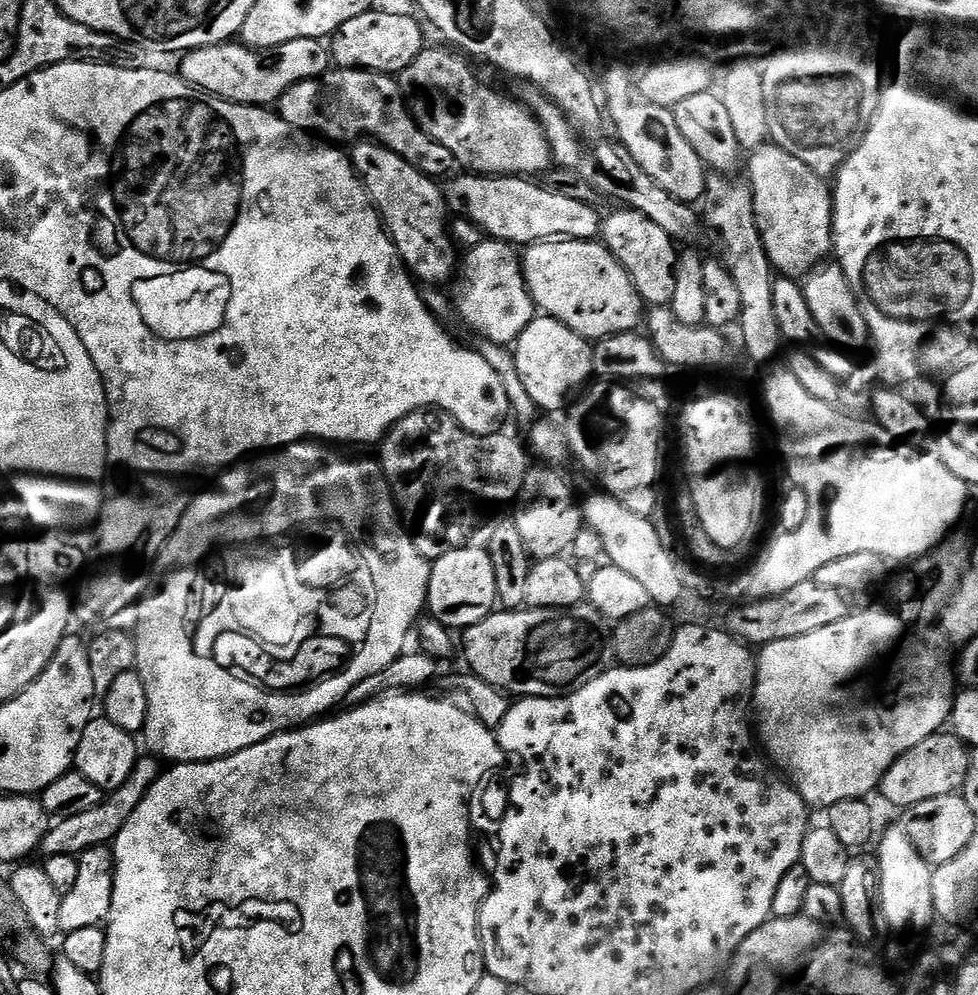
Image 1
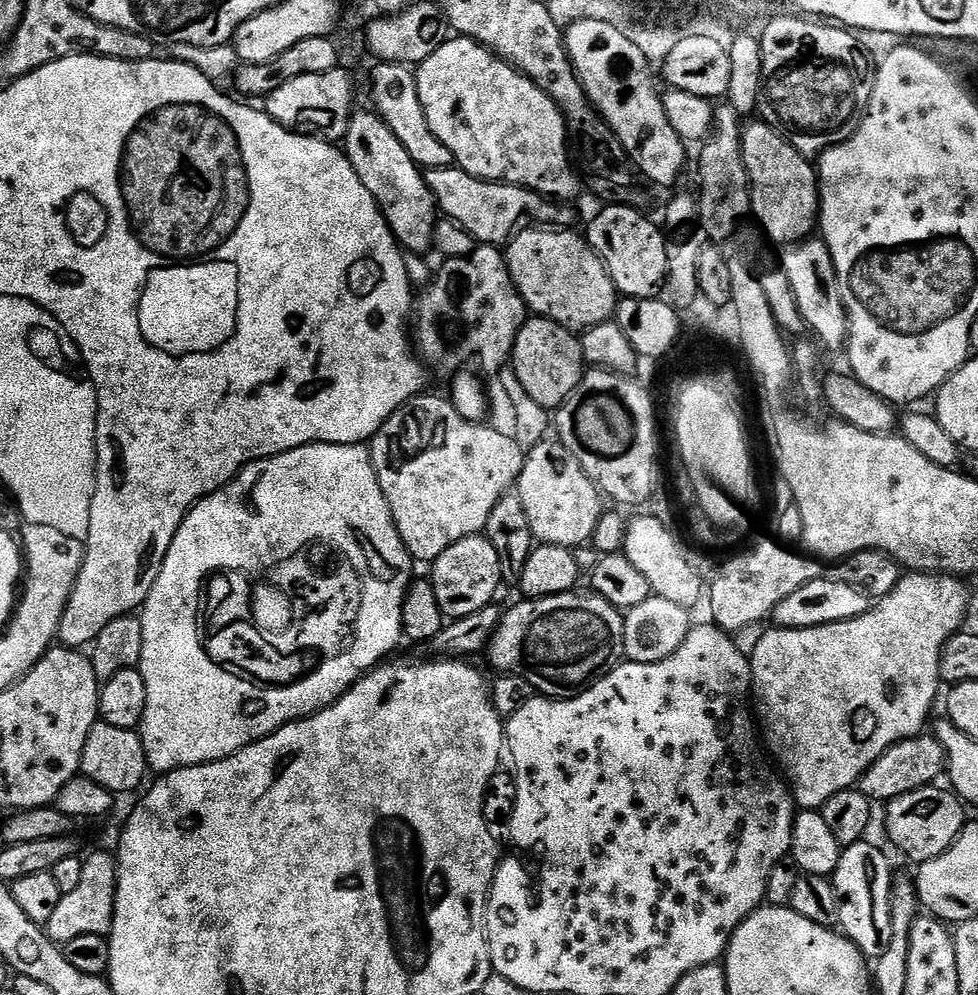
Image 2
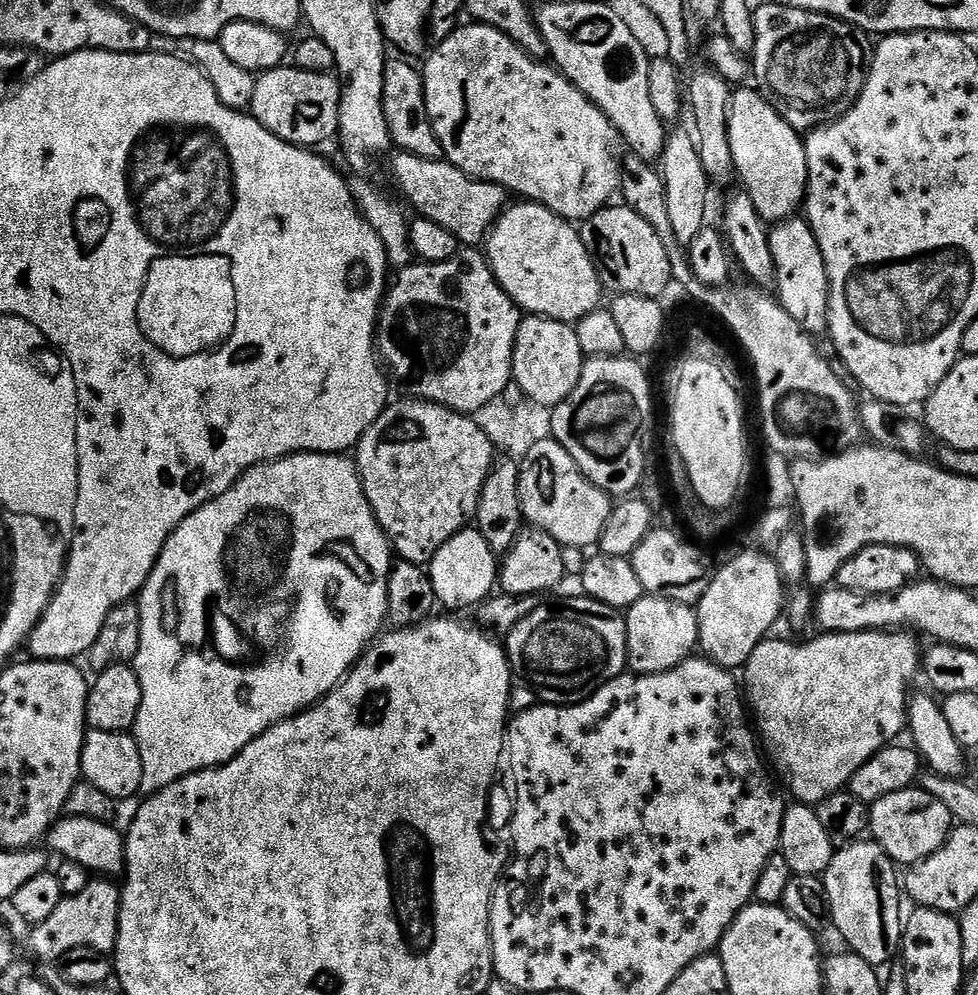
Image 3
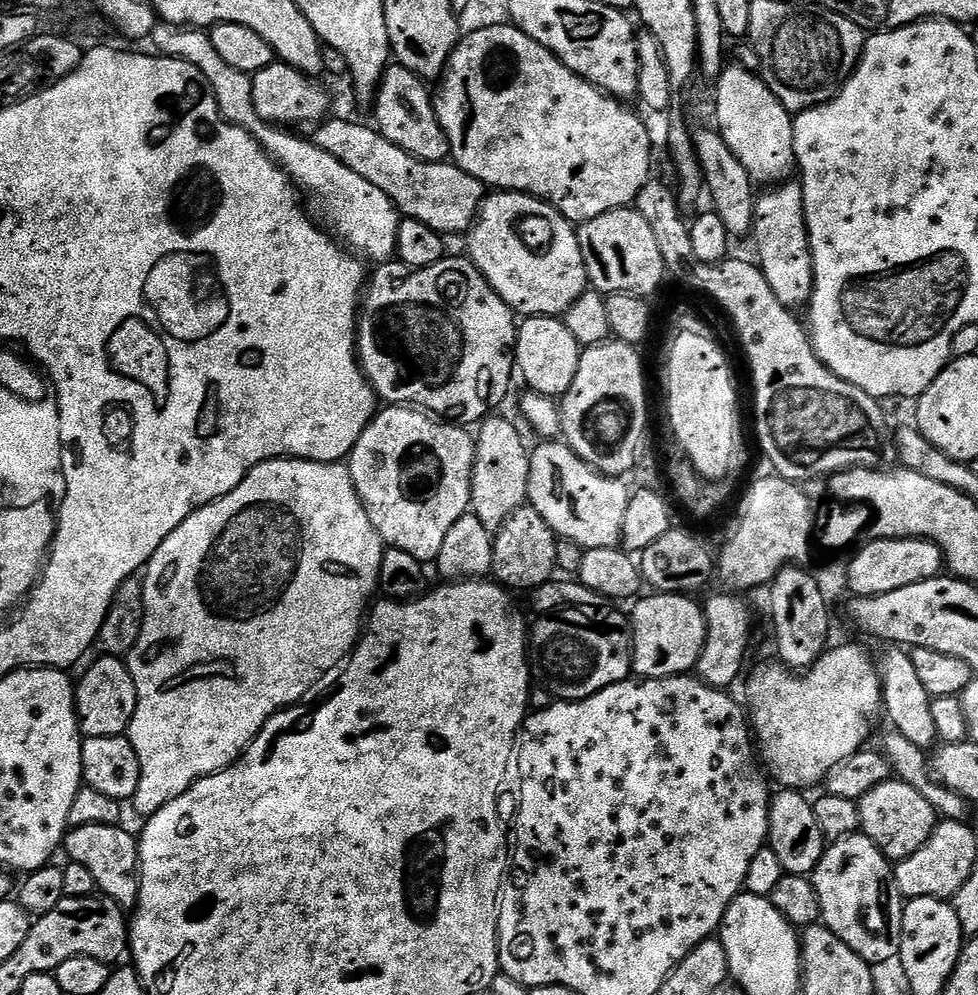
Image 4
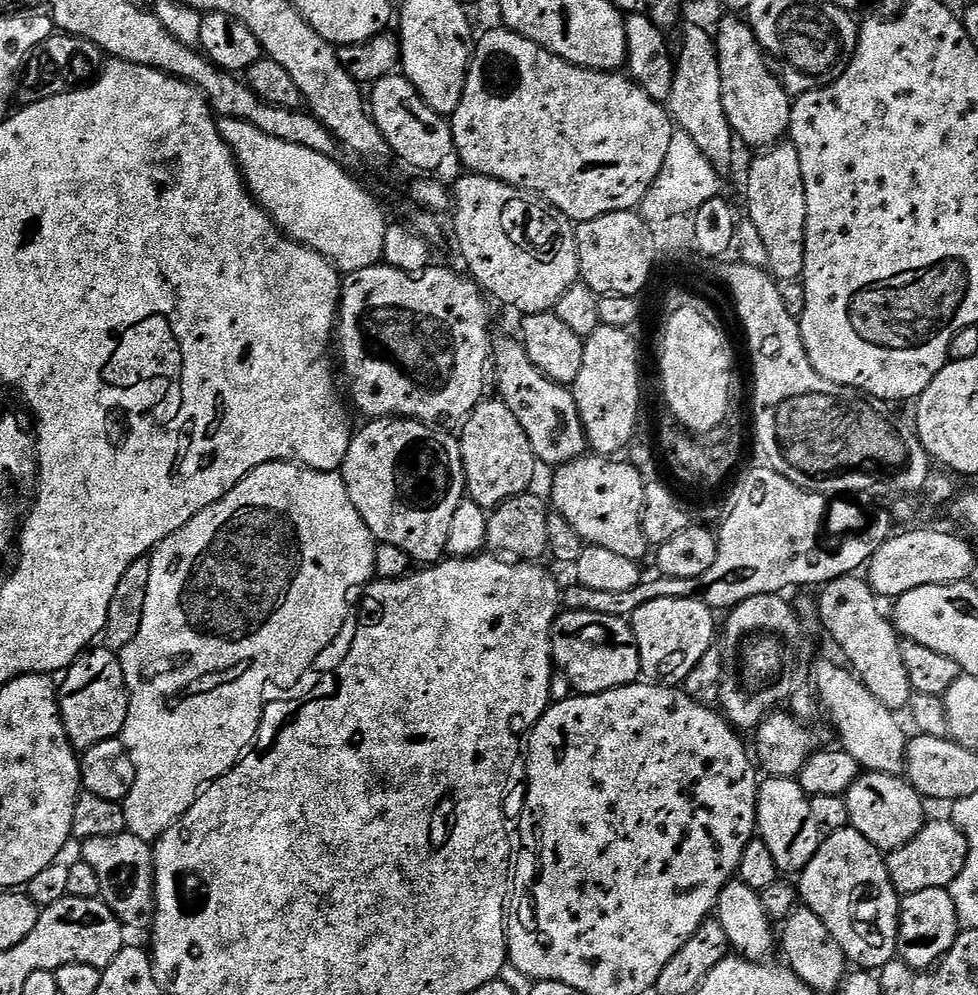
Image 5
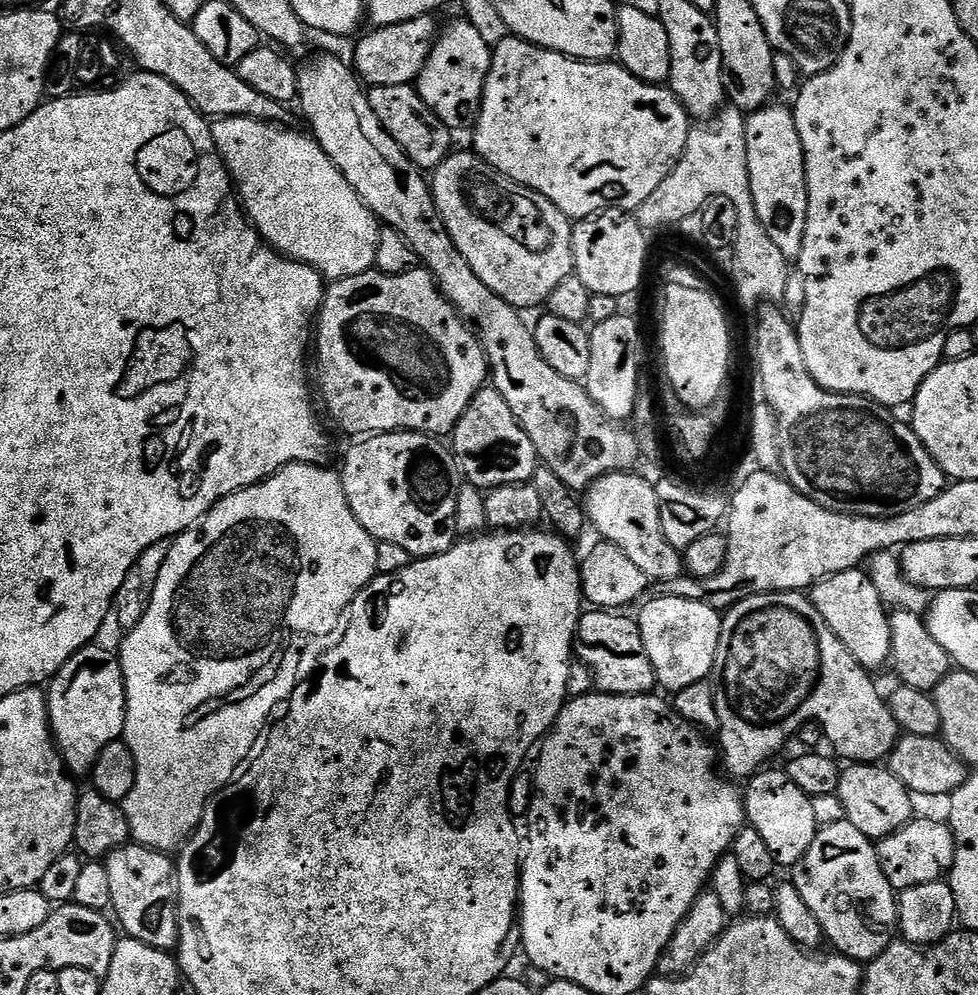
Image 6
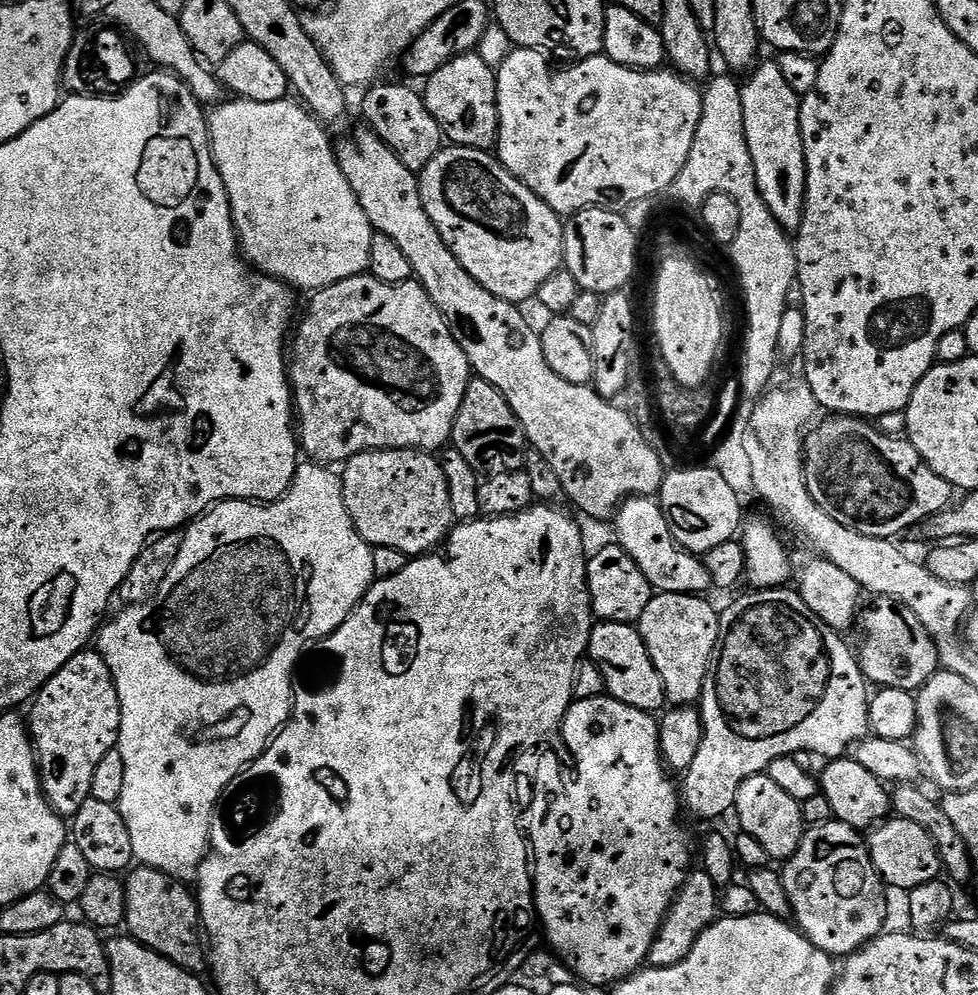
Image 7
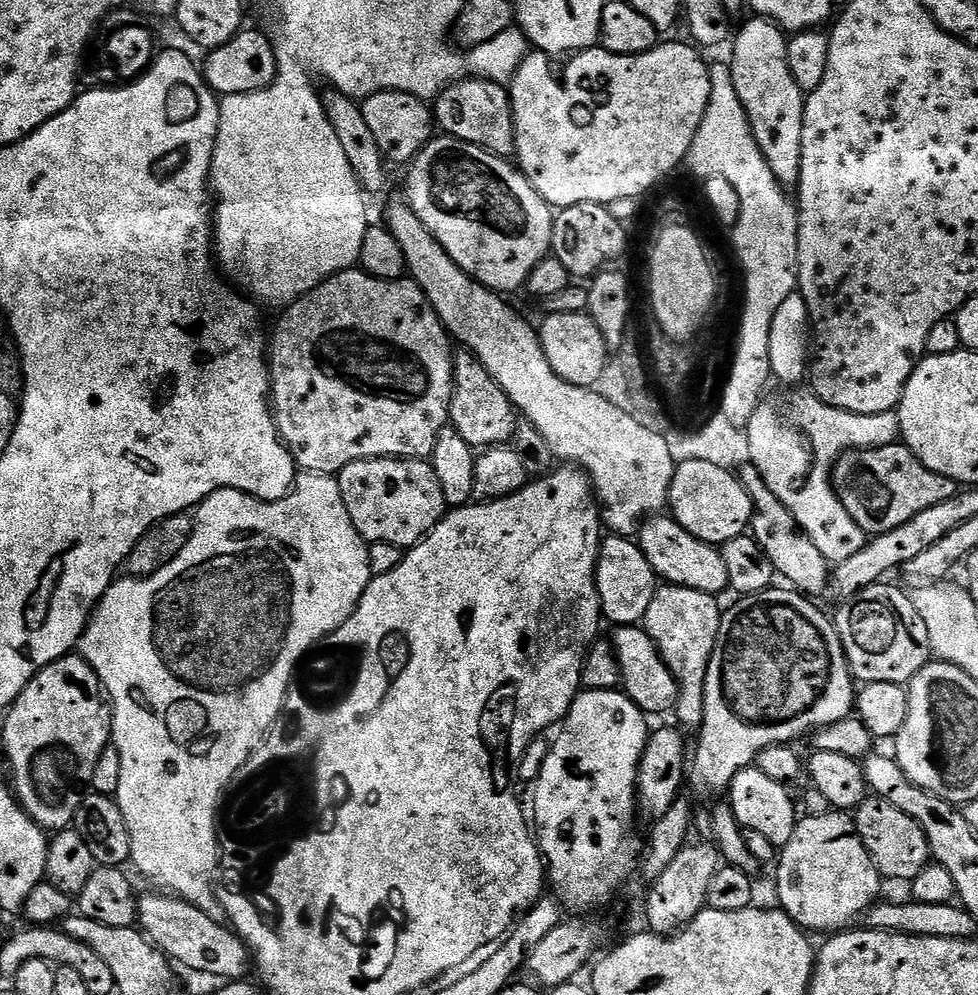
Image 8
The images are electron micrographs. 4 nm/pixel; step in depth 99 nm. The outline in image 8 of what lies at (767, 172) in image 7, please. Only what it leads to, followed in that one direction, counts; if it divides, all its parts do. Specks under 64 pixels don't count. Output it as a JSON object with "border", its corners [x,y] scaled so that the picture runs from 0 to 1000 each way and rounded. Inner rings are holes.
{"border":[[[768,19],[758,26],[754,36],[752,33],[746,44],[748,85],[763,111],[769,134],[775,143],[775,151],[779,151],[787,171],[791,171],[791,177],[798,185],[814,187],[818,183],[824,94],[816,82],[812,82],[812,74],[808,74],[808,62],[804,58],[807,37],[802,29],[788,20]]]}

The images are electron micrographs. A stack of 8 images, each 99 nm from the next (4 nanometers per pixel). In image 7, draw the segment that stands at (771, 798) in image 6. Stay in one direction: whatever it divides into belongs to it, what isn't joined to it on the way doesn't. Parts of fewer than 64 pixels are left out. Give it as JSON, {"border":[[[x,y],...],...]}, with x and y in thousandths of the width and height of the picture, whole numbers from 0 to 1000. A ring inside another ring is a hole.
{"border":[[[784,778],[763,782],[753,799],[751,820],[757,823],[757,832],[767,842],[772,842],[783,853],[786,865],[804,866],[816,854],[824,829],[818,813],[819,805],[808,802],[804,794],[798,793]]]}

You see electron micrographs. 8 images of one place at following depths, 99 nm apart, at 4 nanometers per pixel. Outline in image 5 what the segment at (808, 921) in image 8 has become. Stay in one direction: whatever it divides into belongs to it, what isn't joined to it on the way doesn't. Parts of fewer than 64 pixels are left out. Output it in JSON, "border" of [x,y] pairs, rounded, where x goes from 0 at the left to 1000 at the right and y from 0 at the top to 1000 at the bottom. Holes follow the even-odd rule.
{"border":[[[870,830],[846,837],[838,845],[838,852],[828,862],[821,876],[816,880],[816,901],[819,906],[840,927],[845,927],[845,935],[861,951],[864,961],[876,974],[899,975],[905,973],[911,965],[917,964],[916,948],[918,947],[918,931],[920,930],[921,899],[914,894],[910,886],[908,869],[899,852],[889,844],[881,842],[877,834]]]}

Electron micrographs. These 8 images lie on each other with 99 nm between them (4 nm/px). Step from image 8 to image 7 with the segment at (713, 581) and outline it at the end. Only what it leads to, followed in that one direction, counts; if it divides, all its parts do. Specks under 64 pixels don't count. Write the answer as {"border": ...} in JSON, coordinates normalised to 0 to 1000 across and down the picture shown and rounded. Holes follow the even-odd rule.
{"border":[[[643,498],[629,513],[628,528],[630,527],[630,539],[634,550],[652,565],[656,577],[665,585],[665,589],[672,596],[684,595],[685,597],[723,596],[728,582],[722,573],[719,562],[715,558],[703,555],[685,537],[685,529],[679,520],[679,514],[674,506],[665,498]]]}

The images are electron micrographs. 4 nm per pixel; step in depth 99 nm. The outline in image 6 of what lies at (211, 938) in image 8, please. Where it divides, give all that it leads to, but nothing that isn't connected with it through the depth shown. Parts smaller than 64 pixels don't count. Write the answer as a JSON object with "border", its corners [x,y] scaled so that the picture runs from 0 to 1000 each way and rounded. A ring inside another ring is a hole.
{"border":[[[132,846],[105,861],[104,866],[108,870],[108,879],[112,885],[113,916],[119,917],[117,925],[125,937],[127,932],[126,940],[141,947],[149,947],[149,951],[169,955],[179,954],[183,950],[184,940],[180,926],[180,870],[177,861],[171,856],[162,855],[161,852]]]}

